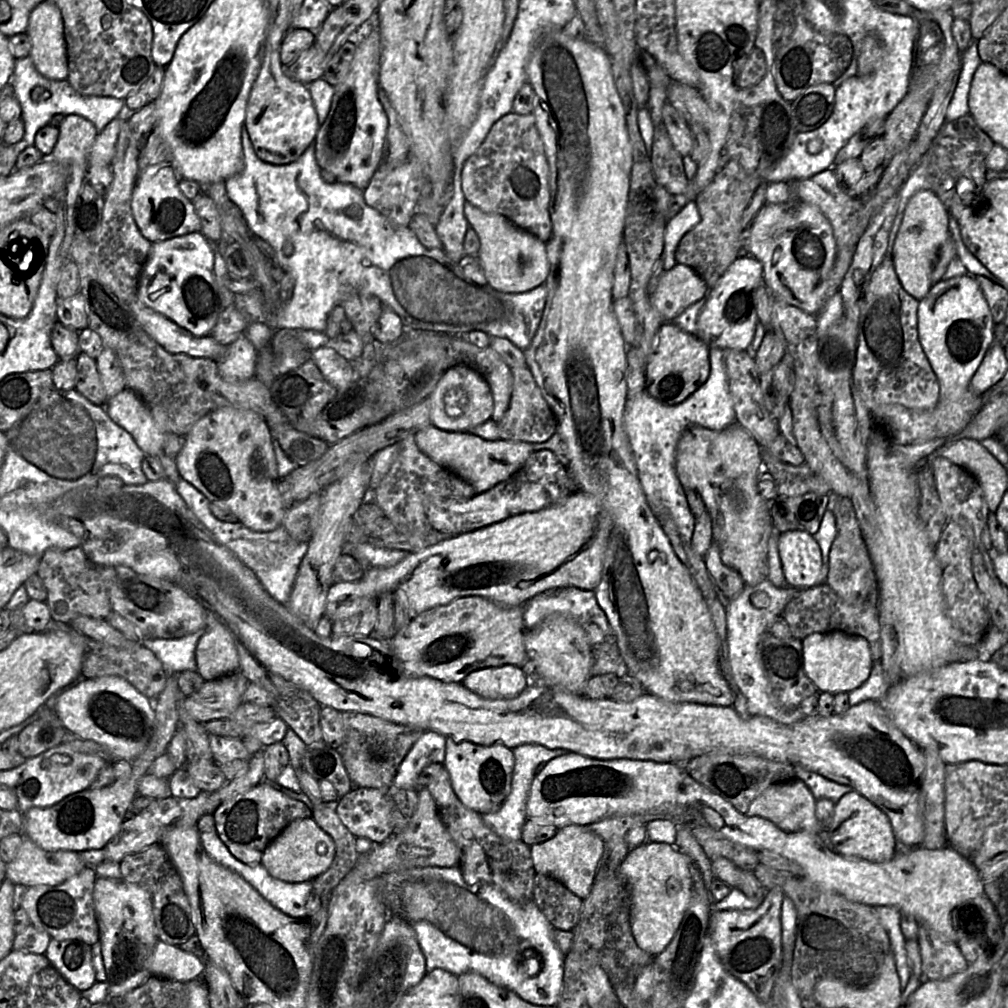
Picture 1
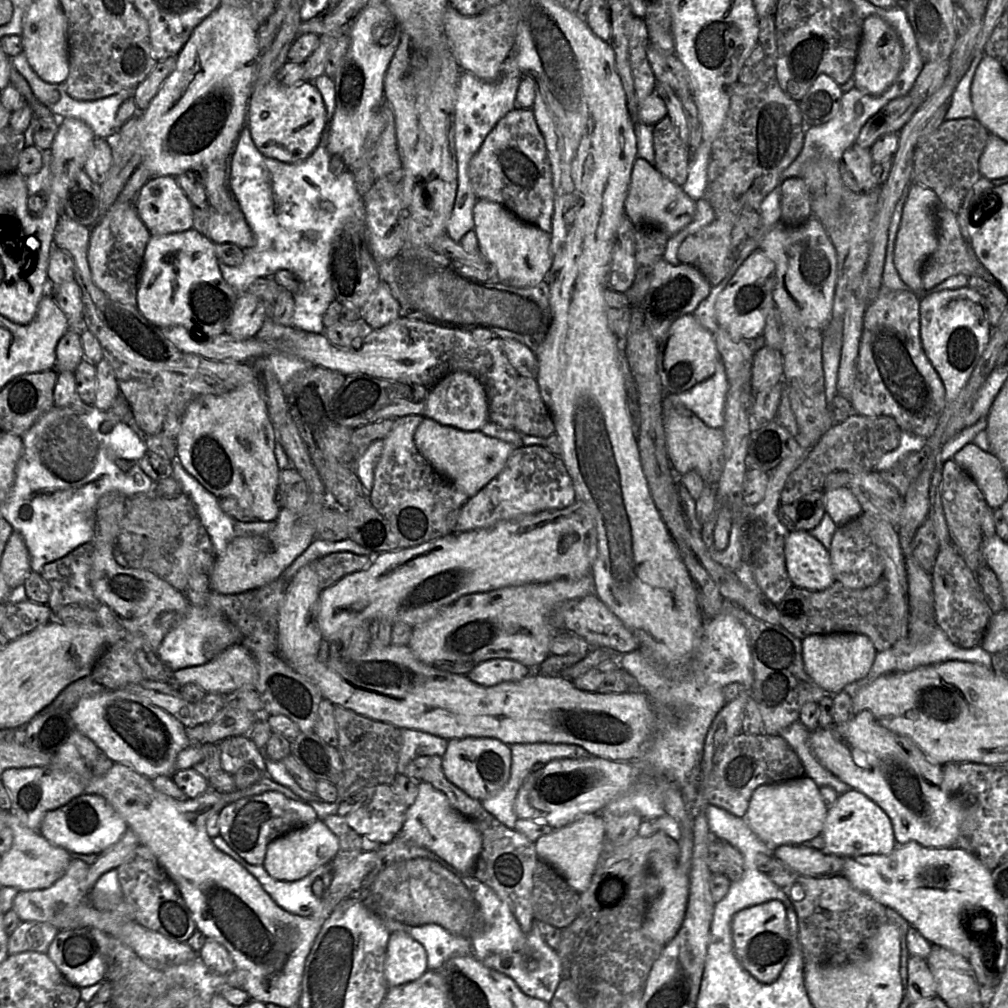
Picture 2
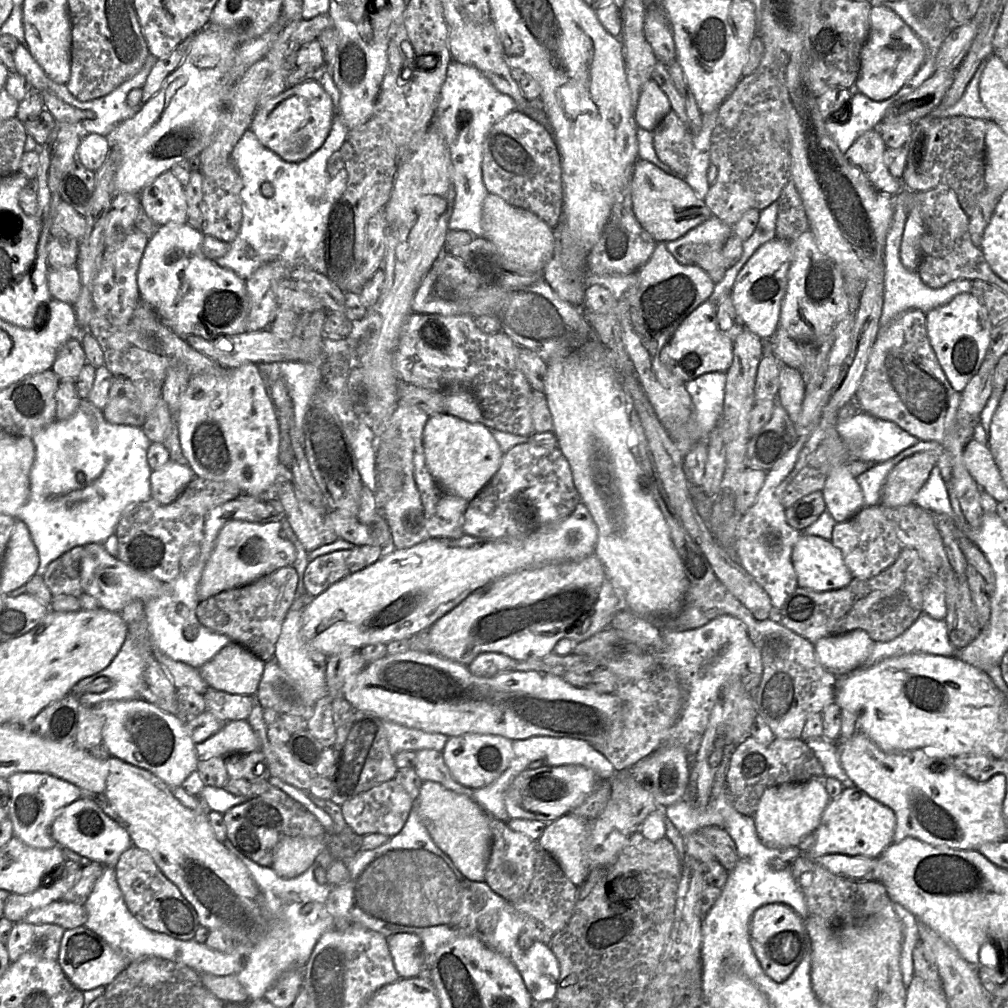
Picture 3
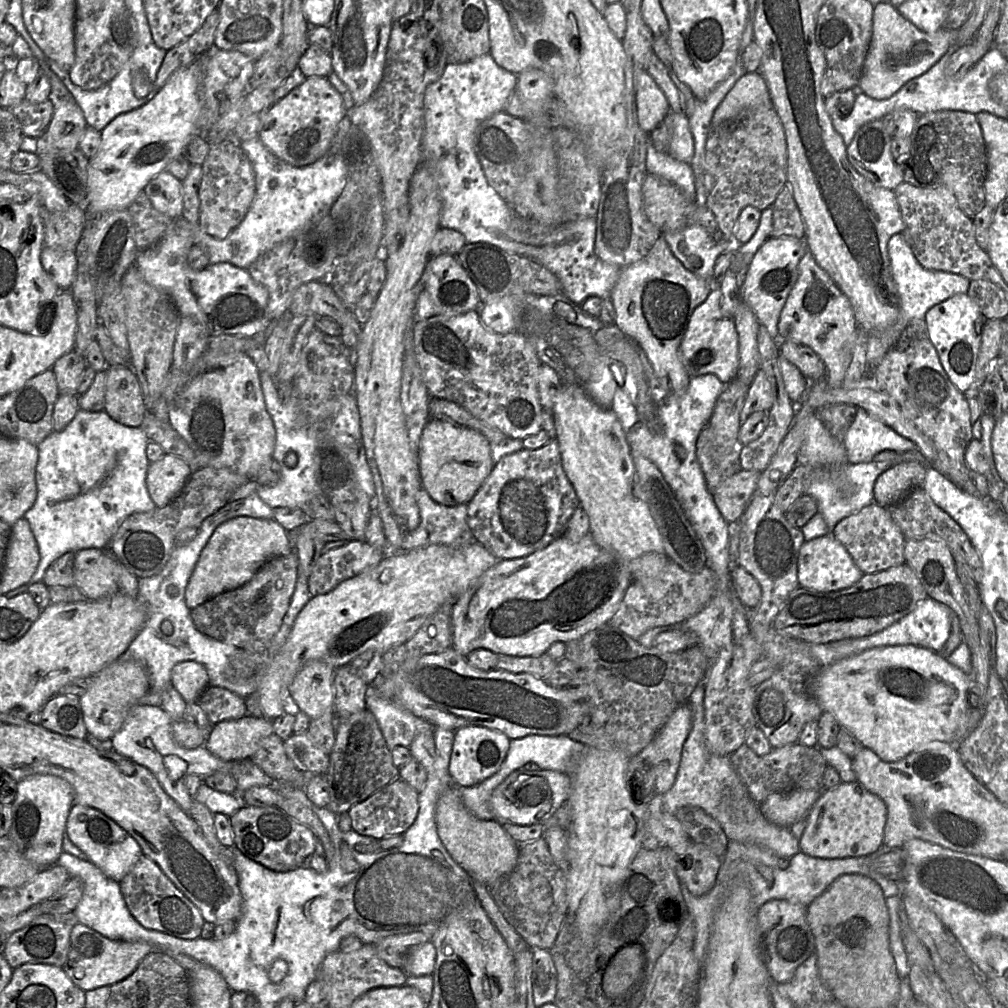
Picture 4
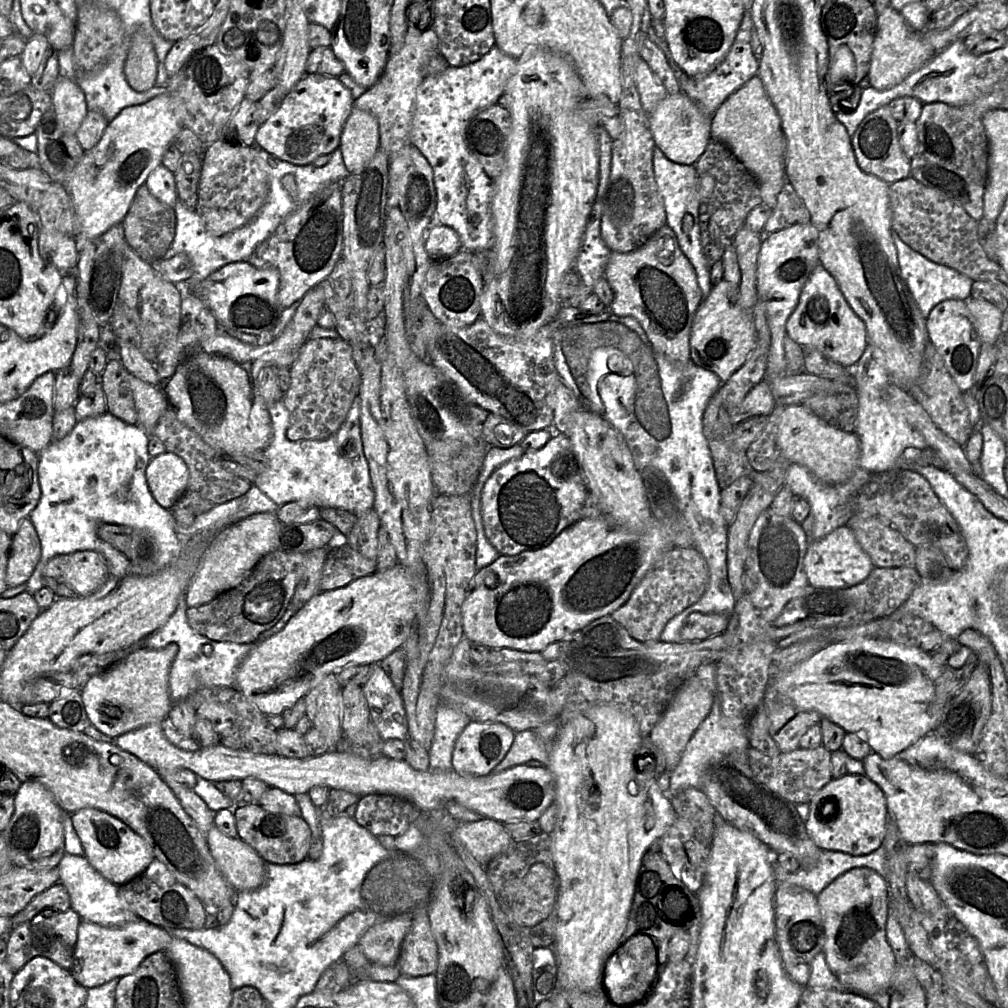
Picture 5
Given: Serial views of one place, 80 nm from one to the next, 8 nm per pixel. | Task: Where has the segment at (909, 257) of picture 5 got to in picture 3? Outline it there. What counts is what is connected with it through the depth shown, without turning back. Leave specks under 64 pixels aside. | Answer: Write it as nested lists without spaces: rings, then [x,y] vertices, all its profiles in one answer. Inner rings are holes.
[[[894,199],[893,217],[886,237],[884,251],[885,275],[883,307],[879,319],[880,327],[890,324],[900,314],[910,309],[918,309],[926,314],[929,310],[946,304],[956,295],[970,292],[971,289],[972,280],[965,278],[951,280],[939,288],[931,288],[923,283],[917,270],[912,271],[904,267],[900,260],[900,245],[905,221],[906,212],[903,202],[901,200]]]

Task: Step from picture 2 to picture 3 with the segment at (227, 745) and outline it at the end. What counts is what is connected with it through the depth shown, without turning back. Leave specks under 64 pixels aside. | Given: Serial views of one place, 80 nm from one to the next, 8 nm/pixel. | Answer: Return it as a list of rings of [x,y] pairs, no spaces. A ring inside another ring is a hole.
[[[258,749],[250,753],[235,753],[224,757],[230,778],[268,781],[270,768],[263,752]]]

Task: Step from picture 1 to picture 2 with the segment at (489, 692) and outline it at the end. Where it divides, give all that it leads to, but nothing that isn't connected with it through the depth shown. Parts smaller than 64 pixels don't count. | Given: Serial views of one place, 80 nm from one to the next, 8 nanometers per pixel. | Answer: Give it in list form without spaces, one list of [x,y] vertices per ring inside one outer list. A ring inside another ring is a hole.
[[[490,659],[476,665],[468,678],[482,686],[494,686],[502,682],[518,681],[531,673],[530,668],[510,659]]]

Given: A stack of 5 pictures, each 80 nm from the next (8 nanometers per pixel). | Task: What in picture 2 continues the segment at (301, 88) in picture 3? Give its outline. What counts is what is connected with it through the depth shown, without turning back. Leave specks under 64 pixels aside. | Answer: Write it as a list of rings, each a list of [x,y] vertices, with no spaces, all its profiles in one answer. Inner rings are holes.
[[[274,76],[263,85],[253,87],[247,108],[247,126],[256,148],[265,157],[284,163],[303,161],[317,148],[327,129],[323,98],[313,82],[286,86]]]

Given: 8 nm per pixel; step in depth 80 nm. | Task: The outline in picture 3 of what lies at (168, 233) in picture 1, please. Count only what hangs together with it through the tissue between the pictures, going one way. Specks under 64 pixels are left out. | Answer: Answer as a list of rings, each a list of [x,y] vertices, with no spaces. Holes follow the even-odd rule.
[[[170,171],[148,183],[139,196],[144,212],[160,227],[168,223],[187,222],[184,188]]]

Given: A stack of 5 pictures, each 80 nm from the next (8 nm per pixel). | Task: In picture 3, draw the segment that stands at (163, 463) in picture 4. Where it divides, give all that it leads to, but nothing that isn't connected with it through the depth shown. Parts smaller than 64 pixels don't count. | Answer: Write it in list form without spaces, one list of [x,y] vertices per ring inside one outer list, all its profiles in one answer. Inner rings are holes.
[[[168,460],[162,467],[151,470],[151,497],[163,505],[172,503],[194,477],[187,463]]]

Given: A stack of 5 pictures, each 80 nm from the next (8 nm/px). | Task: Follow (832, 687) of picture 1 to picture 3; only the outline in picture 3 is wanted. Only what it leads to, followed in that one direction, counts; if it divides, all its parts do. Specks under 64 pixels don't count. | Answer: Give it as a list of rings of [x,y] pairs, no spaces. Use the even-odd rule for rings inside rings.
[[[863,630],[831,635],[814,643],[821,664],[836,677],[865,666],[874,641]]]

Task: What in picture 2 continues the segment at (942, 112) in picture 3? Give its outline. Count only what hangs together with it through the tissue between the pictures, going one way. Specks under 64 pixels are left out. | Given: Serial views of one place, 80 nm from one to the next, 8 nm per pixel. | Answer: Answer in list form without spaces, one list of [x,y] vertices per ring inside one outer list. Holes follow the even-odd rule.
[[[976,52],[972,55],[966,72],[959,80],[949,100],[949,107],[945,114],[946,120],[975,117],[971,101],[971,85],[983,56],[983,52]]]

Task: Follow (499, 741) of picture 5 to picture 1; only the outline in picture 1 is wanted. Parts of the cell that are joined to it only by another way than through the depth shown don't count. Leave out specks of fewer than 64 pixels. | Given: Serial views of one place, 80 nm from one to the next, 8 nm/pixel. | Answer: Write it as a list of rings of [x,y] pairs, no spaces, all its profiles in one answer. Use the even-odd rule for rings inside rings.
[[[446,737],[445,767],[452,788],[459,800],[469,809],[486,815],[497,811],[507,798],[512,782],[514,755],[503,745],[482,745],[468,741],[455,741]]]

